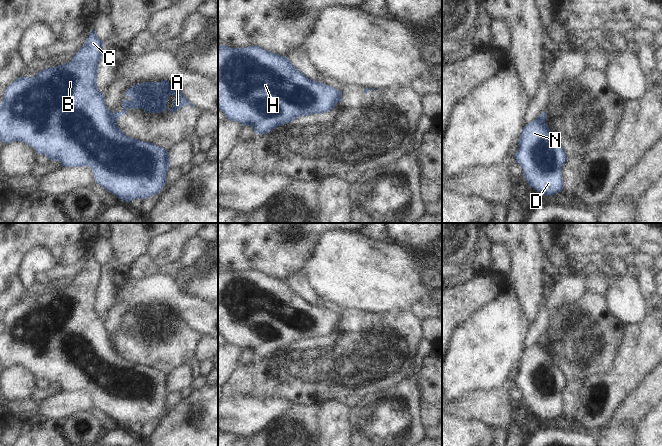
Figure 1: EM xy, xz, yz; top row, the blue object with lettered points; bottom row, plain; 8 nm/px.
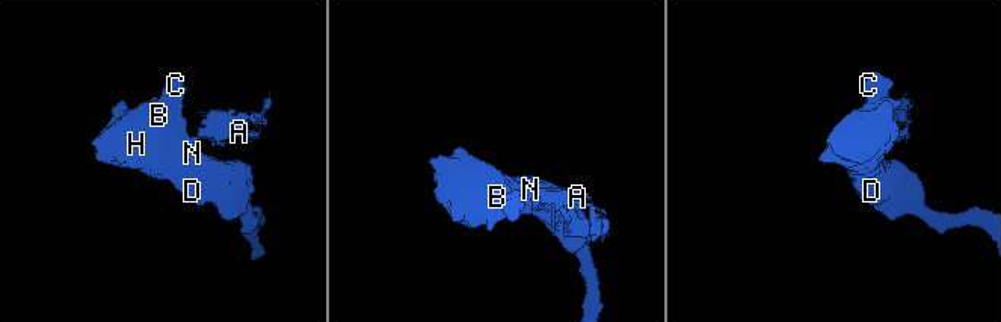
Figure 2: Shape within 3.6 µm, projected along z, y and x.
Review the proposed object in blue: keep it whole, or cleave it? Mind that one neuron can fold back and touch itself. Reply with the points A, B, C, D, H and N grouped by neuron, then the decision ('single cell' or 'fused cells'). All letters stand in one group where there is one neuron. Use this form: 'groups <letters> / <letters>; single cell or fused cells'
groups A / B C D H N; fused cells

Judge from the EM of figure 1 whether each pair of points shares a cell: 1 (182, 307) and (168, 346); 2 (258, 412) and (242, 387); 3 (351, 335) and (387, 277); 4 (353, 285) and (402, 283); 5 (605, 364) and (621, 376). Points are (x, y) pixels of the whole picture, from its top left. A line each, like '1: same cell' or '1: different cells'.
1: different cells
2: different cells
3: different cells
4: same cell
5: different cells

